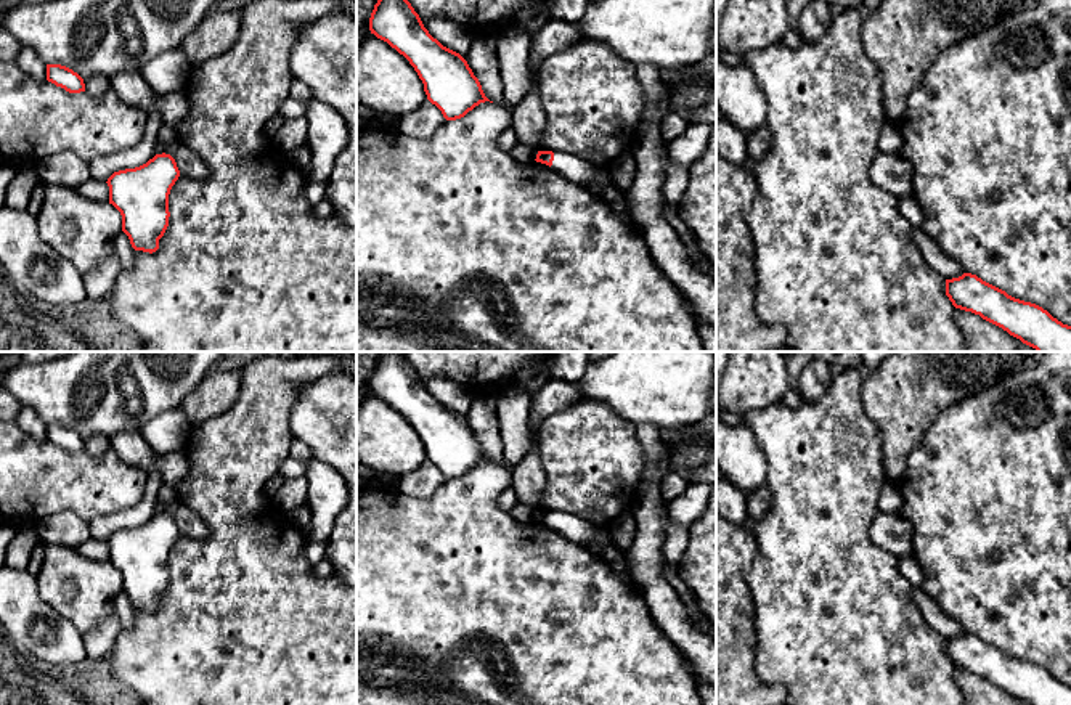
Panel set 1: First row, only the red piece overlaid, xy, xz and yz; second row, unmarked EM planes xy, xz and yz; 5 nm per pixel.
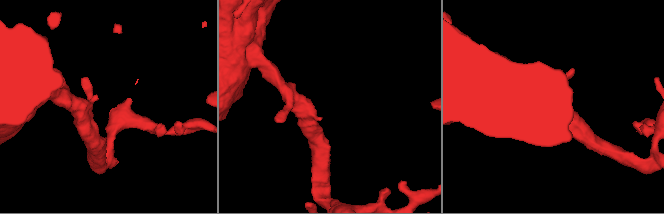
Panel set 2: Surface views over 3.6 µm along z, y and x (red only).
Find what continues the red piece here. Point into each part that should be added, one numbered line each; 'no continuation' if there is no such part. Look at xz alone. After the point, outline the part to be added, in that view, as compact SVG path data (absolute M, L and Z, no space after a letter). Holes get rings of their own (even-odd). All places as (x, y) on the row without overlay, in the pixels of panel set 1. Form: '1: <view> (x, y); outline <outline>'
1: xz (572, 527); outline M554 512L551 527L575 543L588 543L593 540L599 543L612 541L610 525L593 524L568 512Z

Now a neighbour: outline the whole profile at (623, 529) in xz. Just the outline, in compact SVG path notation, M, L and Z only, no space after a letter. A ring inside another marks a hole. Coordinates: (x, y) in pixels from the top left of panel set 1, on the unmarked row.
M633 511L623 512L618 519L610 524L612 541L617 548L626 554L631 549L636 535L636 519Z

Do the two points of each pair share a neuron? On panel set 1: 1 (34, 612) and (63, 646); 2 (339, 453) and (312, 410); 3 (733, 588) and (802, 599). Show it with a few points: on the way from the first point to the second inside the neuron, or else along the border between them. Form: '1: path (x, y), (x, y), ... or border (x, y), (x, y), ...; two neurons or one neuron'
1: path (37, 620), (55, 638); one neuron
2: path (339, 442), (337, 436), (323, 421); one neuron
3: border (755, 554), (745, 570), (753, 628); two neurons

